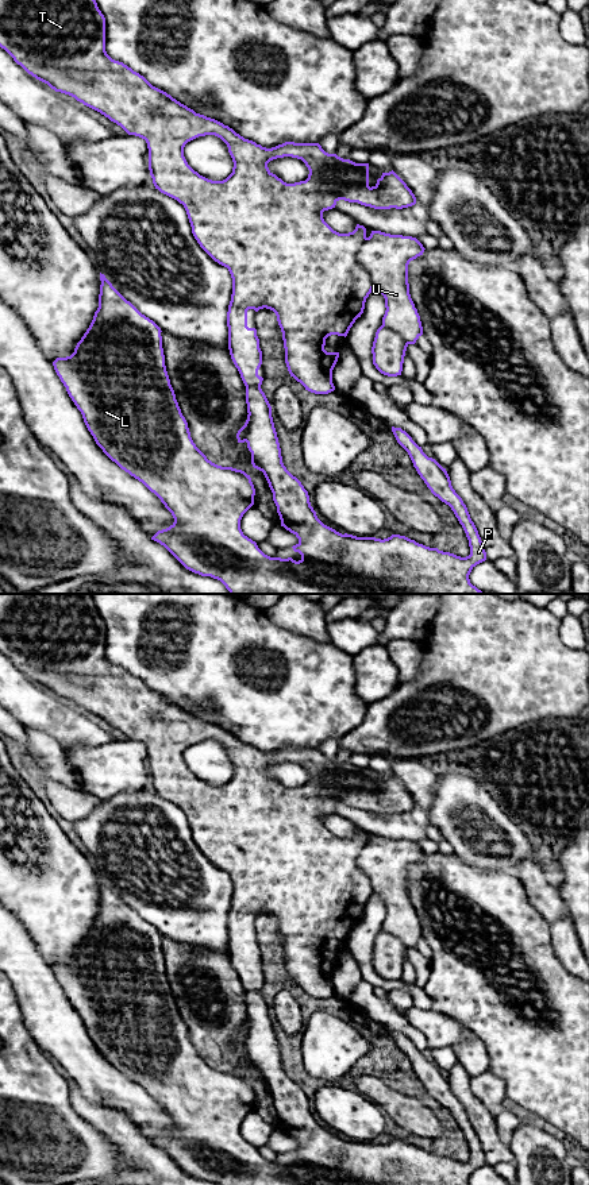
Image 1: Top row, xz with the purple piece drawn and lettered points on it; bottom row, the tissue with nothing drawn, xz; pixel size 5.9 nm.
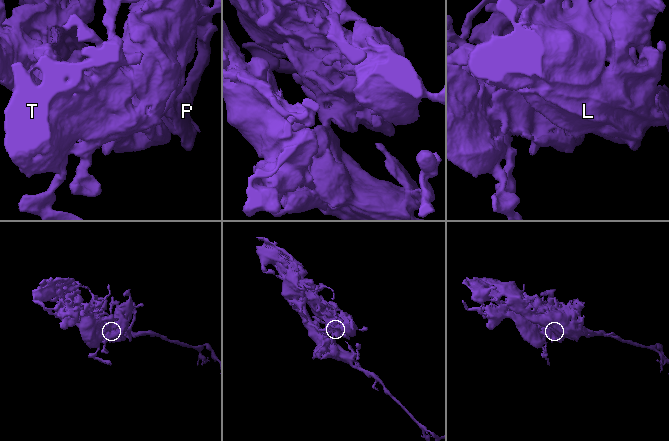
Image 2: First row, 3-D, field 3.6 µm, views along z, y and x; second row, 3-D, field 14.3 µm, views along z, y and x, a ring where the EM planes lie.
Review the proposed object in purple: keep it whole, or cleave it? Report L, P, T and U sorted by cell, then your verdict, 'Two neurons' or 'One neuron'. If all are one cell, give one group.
Groups: L P T U. One neuron

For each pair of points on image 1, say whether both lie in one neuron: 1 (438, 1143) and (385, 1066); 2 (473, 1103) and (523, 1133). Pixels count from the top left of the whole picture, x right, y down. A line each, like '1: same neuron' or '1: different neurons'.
1: same neuron
2: different neurons

